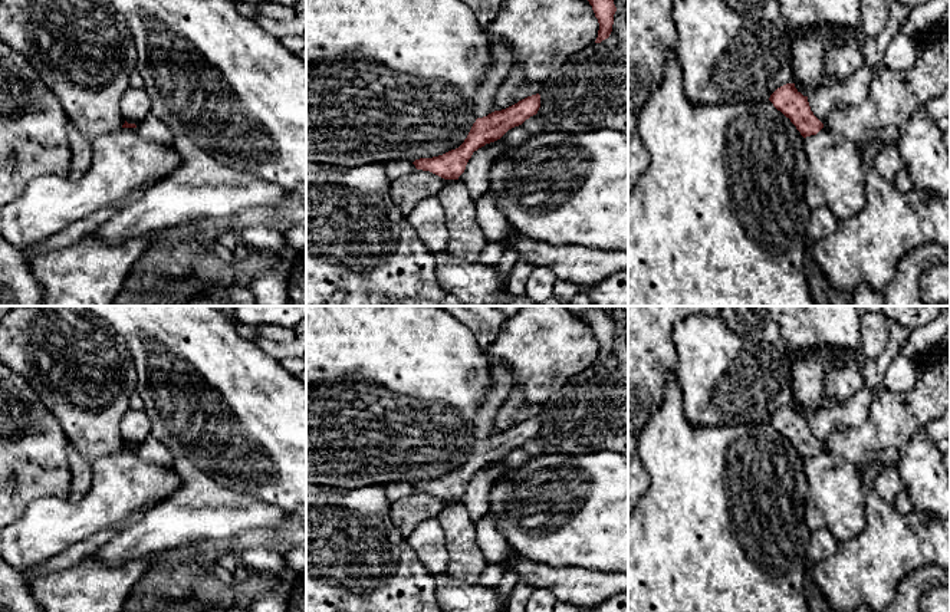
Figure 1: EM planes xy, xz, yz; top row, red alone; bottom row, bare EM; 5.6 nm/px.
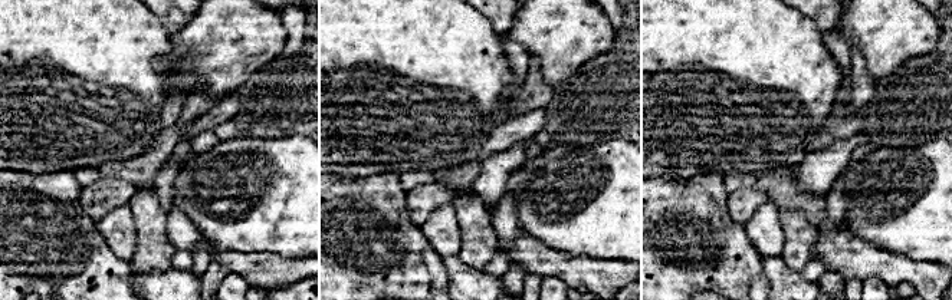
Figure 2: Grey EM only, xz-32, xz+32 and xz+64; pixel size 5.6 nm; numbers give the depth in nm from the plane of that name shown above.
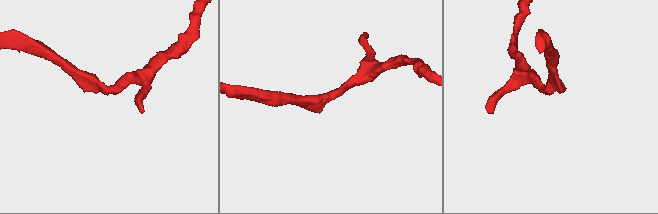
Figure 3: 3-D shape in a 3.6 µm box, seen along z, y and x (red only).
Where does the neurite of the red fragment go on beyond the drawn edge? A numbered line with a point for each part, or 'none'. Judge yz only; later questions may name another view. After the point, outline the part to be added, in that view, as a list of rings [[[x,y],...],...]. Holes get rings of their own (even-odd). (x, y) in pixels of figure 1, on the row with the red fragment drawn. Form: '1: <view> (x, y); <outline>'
none

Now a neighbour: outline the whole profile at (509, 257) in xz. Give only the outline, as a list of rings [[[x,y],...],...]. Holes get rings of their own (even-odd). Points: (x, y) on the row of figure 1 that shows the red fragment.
[[[512,247],[503,249],[500,260],[494,264],[499,276],[507,283],[510,270],[517,261],[517,254]]]

